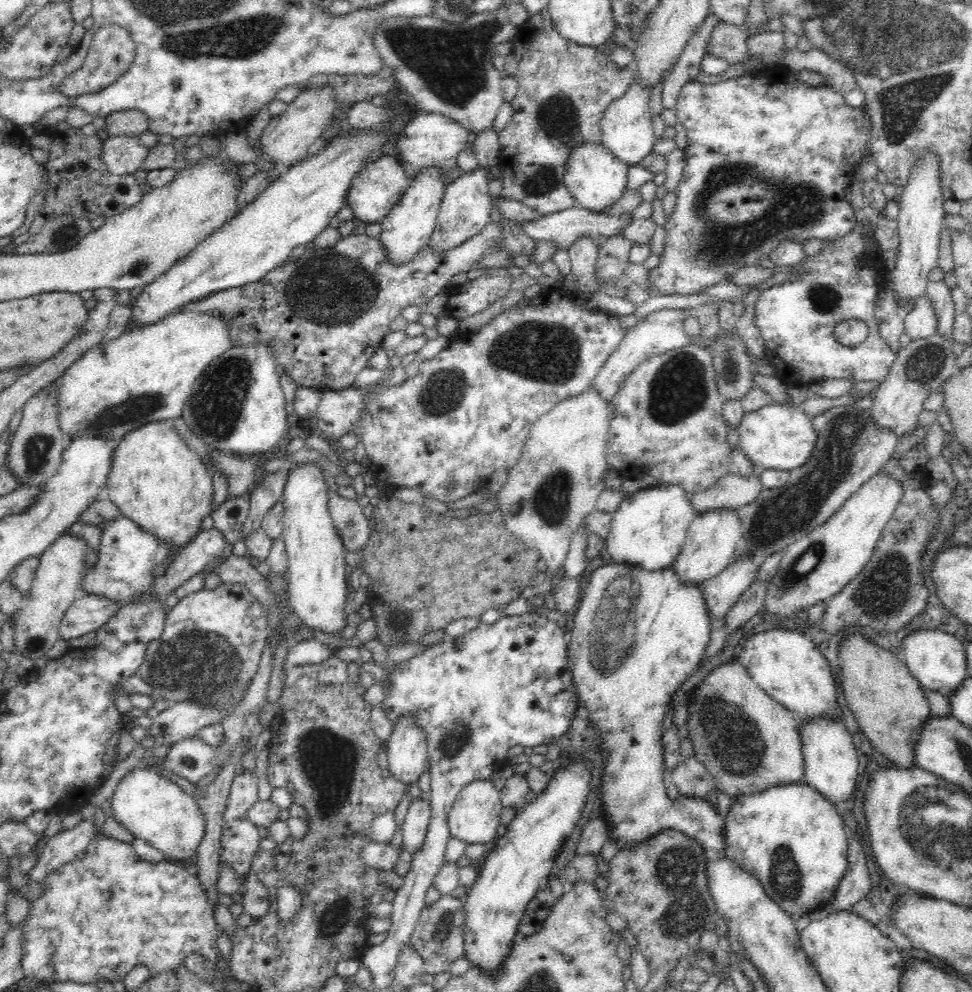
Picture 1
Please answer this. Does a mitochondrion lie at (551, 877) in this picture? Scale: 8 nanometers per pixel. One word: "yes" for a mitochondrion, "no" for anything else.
no

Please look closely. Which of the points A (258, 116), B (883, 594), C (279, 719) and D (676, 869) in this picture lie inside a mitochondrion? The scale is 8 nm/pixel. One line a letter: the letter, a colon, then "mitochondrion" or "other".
A: other
B: mitochondrion
C: other
D: mitochondrion

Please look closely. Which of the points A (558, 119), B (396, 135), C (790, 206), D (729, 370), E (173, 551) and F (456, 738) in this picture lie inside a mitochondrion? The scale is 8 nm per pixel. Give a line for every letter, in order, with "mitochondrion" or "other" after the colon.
A: mitochondrion
B: other
C: mitochondrion
D: mitochondrion
E: other
F: mitochondrion

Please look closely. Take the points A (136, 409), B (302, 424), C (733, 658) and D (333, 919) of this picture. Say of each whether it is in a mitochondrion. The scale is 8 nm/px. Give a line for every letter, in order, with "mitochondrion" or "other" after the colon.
A: mitochondrion
B: other
C: other
D: mitochondrion

